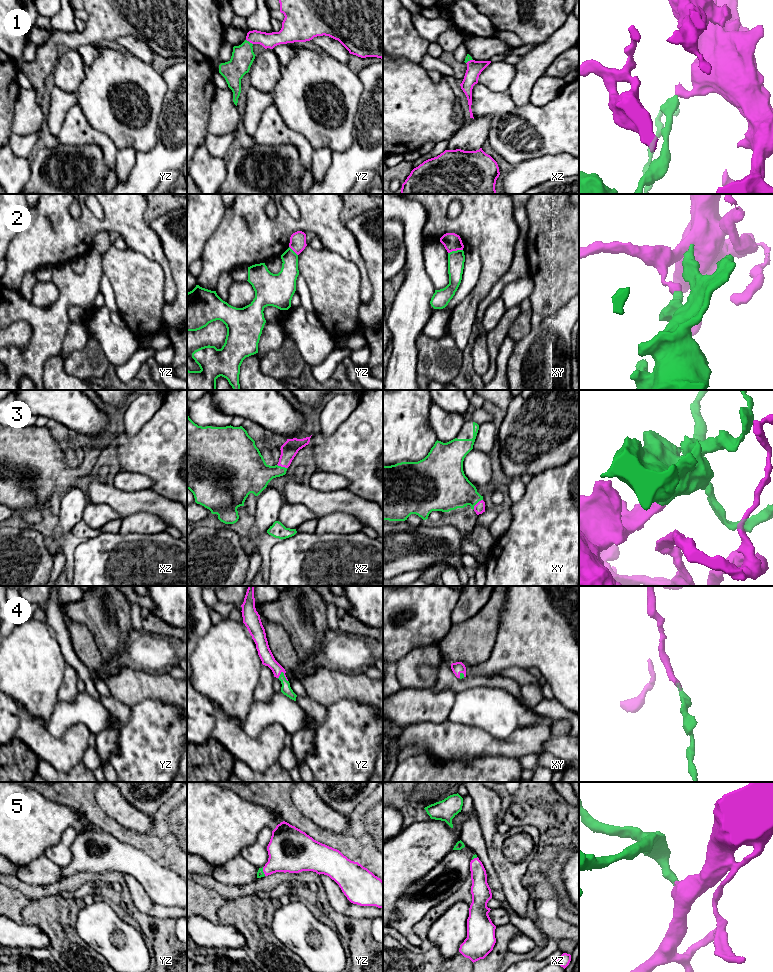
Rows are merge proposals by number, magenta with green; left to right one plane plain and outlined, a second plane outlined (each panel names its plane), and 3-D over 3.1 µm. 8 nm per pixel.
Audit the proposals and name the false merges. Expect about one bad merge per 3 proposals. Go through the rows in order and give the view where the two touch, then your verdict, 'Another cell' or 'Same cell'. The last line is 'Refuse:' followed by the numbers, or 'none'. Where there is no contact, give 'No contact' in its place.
1: Touches magenta in yz. Same cell
2: Touches magenta in xy. Another cell
3: Touches magenta in xy. Same cell
4: Touches magenta in yz. Same cell
5: Touches magenta in yz. Same cell
Refuse: 2

